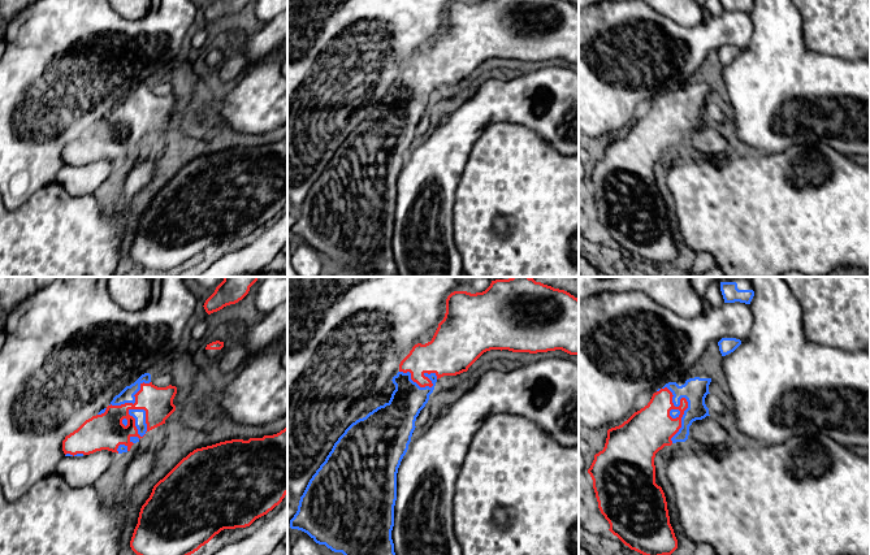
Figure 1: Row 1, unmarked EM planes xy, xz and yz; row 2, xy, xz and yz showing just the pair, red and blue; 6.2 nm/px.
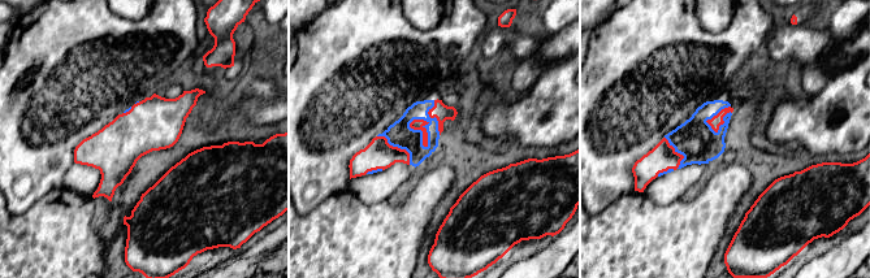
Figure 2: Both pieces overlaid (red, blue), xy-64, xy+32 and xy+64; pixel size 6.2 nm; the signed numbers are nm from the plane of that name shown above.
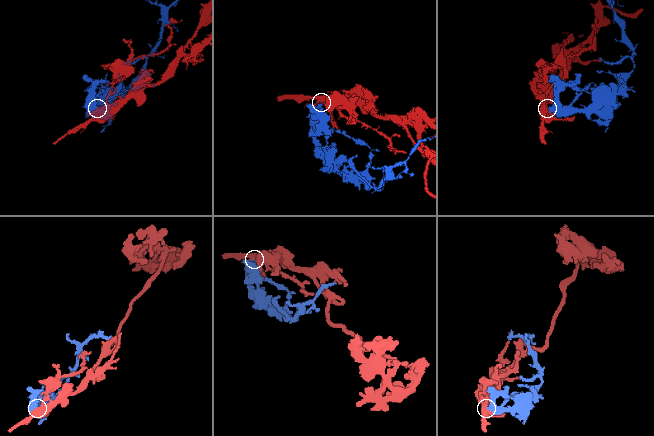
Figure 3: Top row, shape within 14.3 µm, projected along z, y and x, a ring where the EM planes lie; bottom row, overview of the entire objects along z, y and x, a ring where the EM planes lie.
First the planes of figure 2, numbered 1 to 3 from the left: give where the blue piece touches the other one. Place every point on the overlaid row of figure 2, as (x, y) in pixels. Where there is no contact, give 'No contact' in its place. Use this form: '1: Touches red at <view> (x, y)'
1: Touches red at xy-64 (129, 111)
2: Touches red at xy+32 (425, 129)
3: Touches red at xy+64 (713, 117)

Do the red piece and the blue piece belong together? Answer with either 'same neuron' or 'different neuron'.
same neuron

